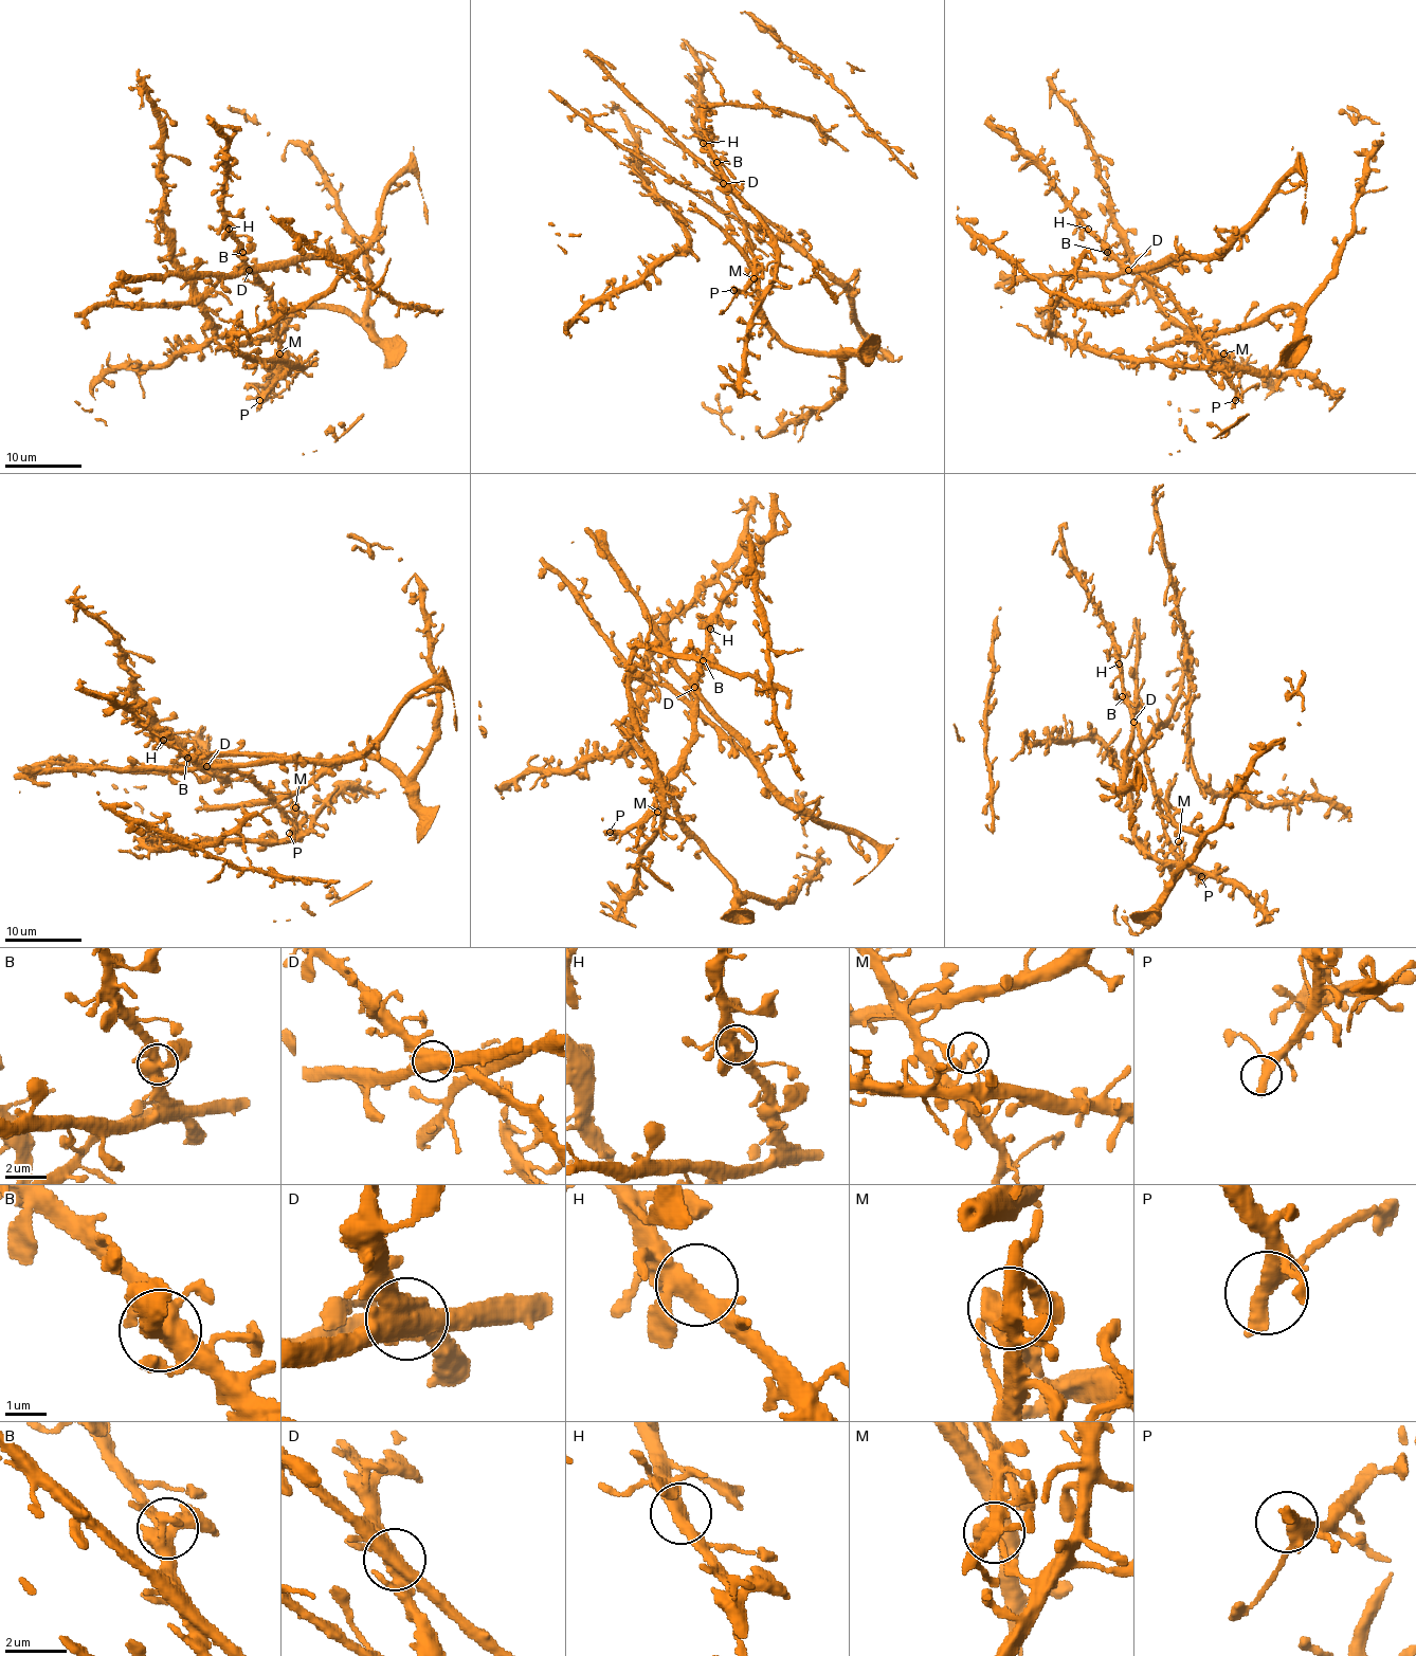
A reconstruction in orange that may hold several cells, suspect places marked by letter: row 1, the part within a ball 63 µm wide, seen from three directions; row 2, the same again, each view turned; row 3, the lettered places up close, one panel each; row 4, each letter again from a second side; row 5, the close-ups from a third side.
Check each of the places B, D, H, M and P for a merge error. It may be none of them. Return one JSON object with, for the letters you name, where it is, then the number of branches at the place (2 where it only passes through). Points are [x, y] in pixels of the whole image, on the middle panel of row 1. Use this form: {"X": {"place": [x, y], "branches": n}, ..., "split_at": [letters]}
{"D": {"place": [723, 183], "branches": 3}, "M": {"place": [754, 278], "branches": 2}, "split_at": ["D", "M"]}

